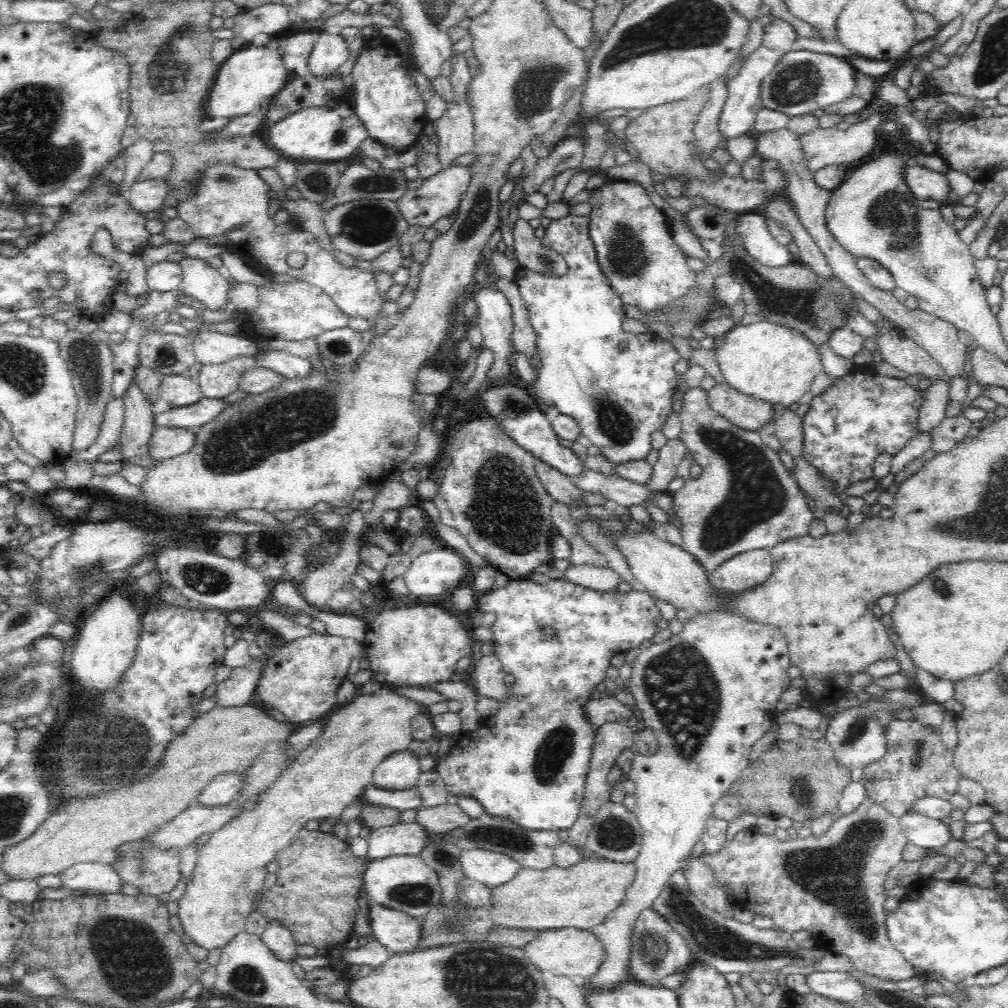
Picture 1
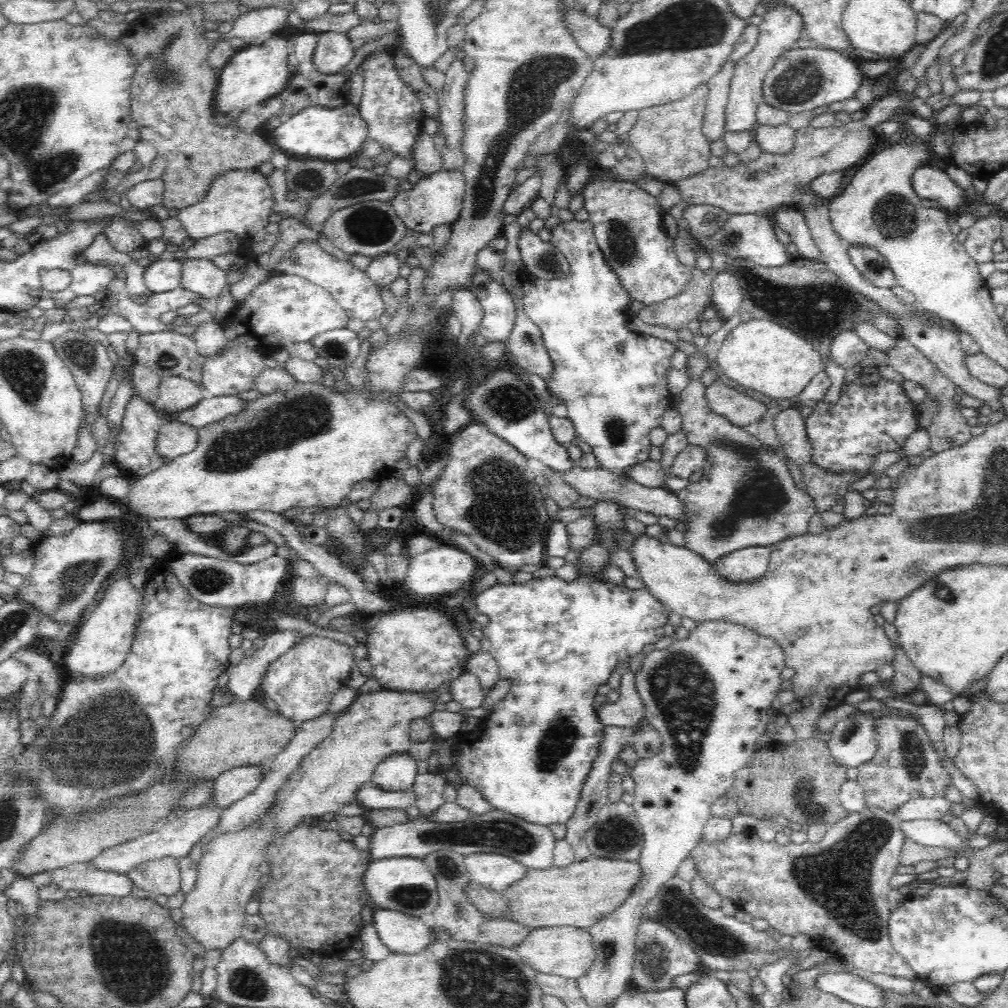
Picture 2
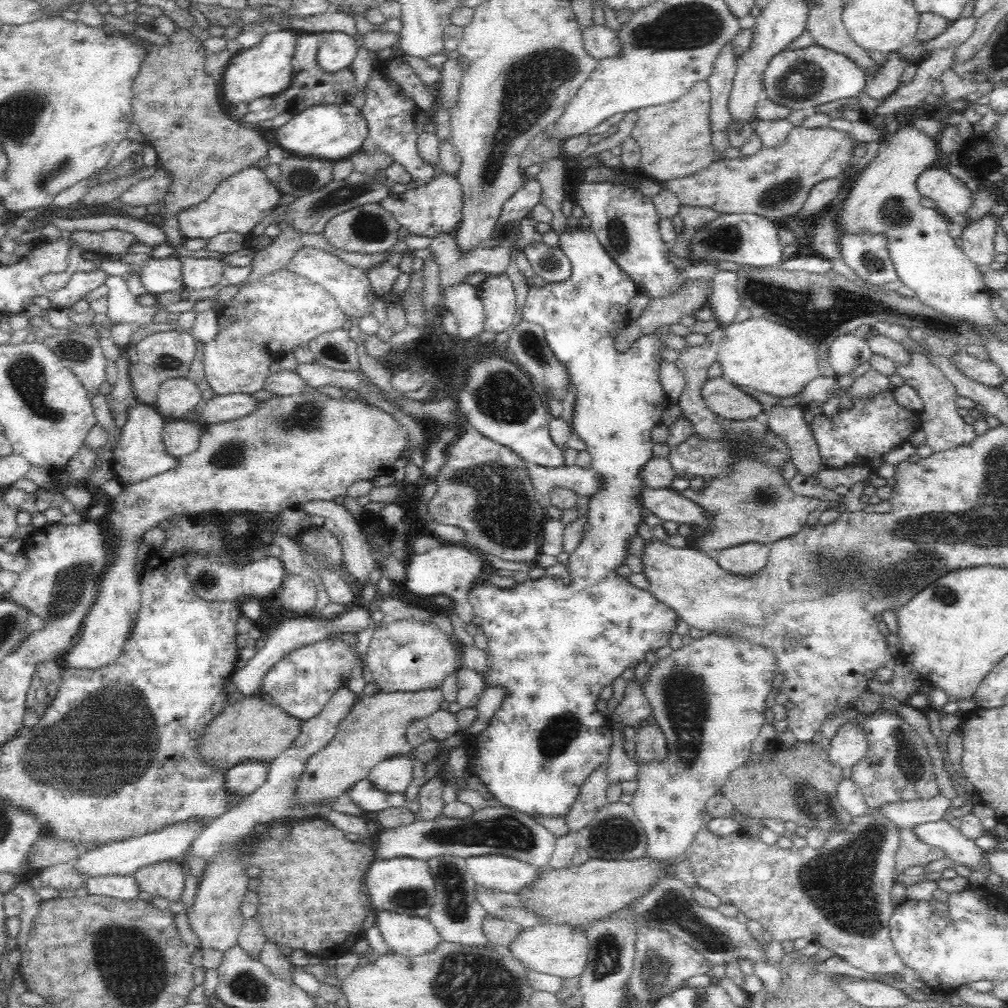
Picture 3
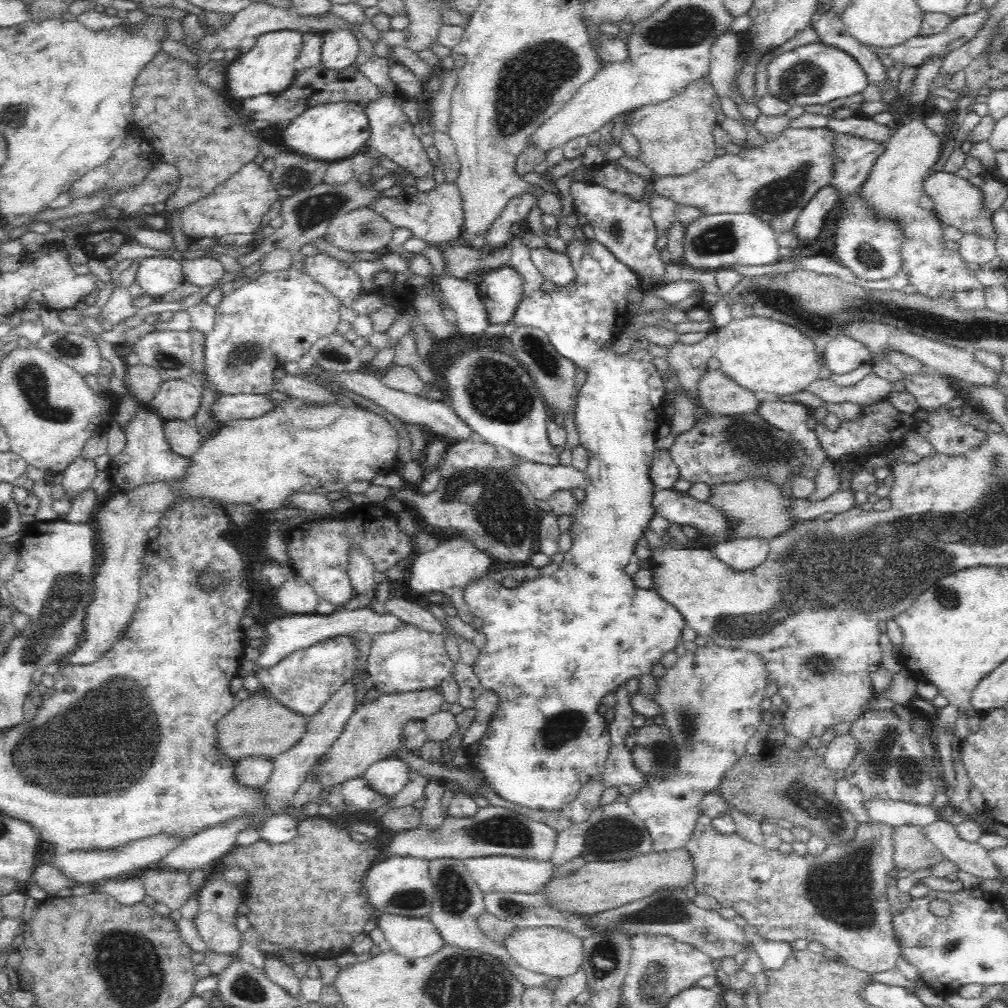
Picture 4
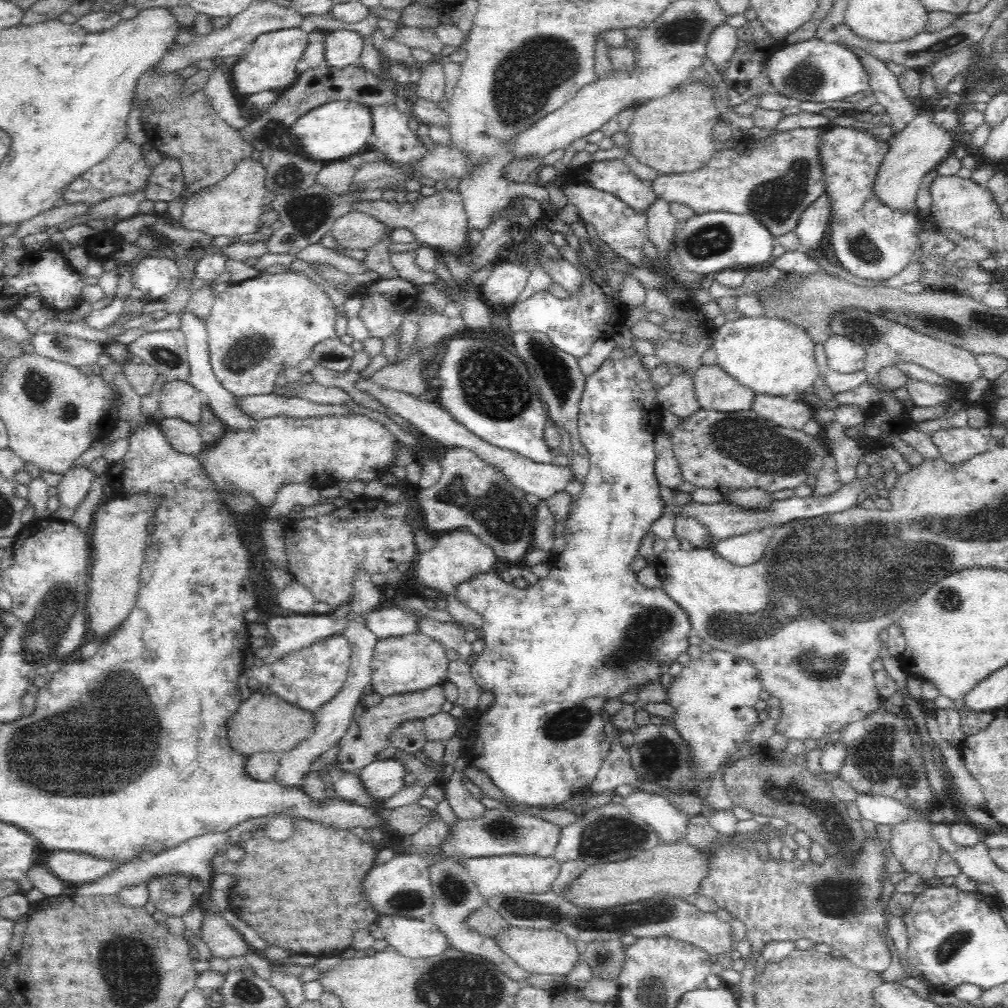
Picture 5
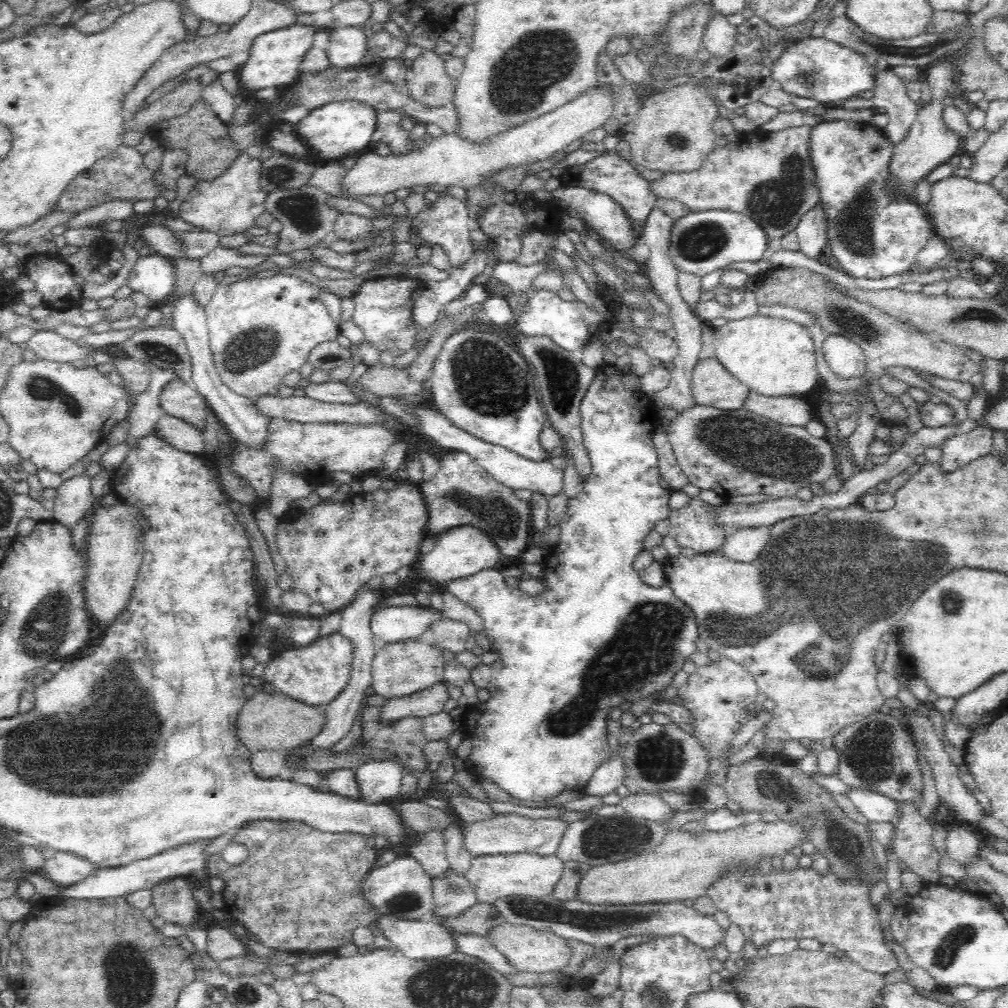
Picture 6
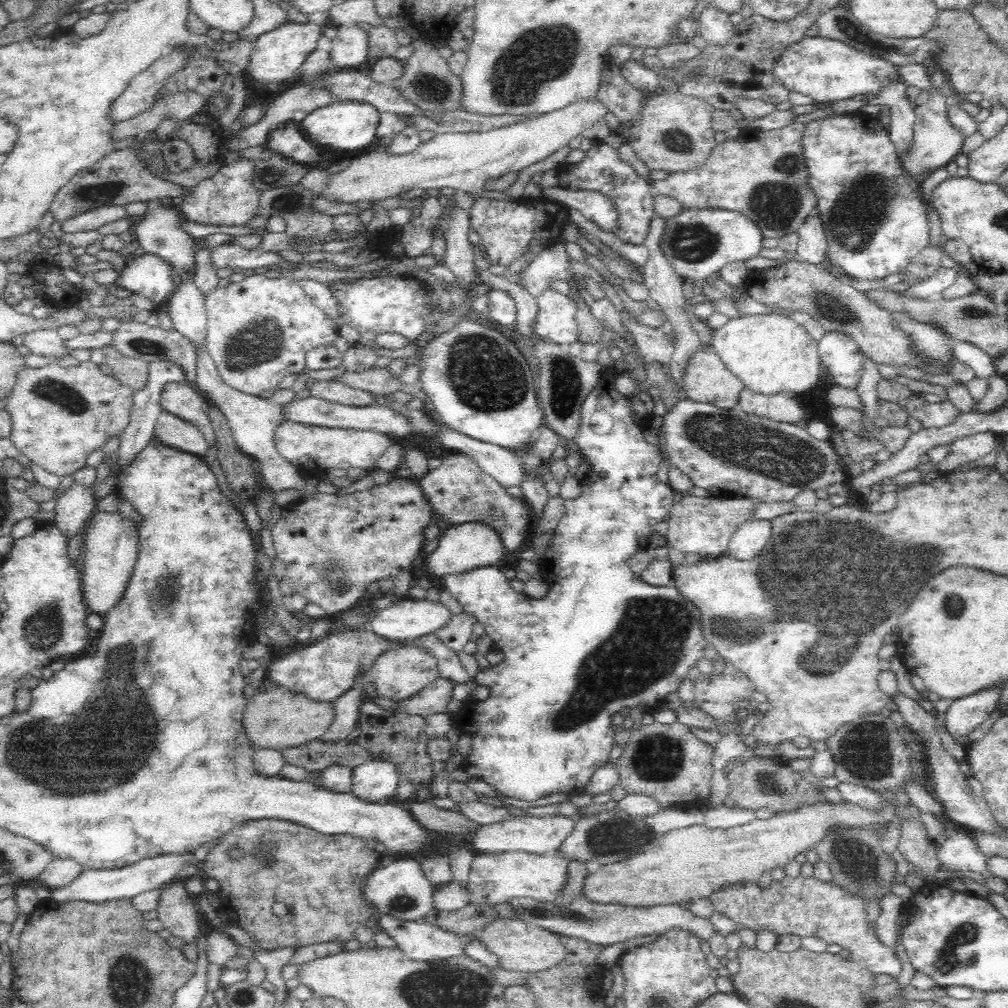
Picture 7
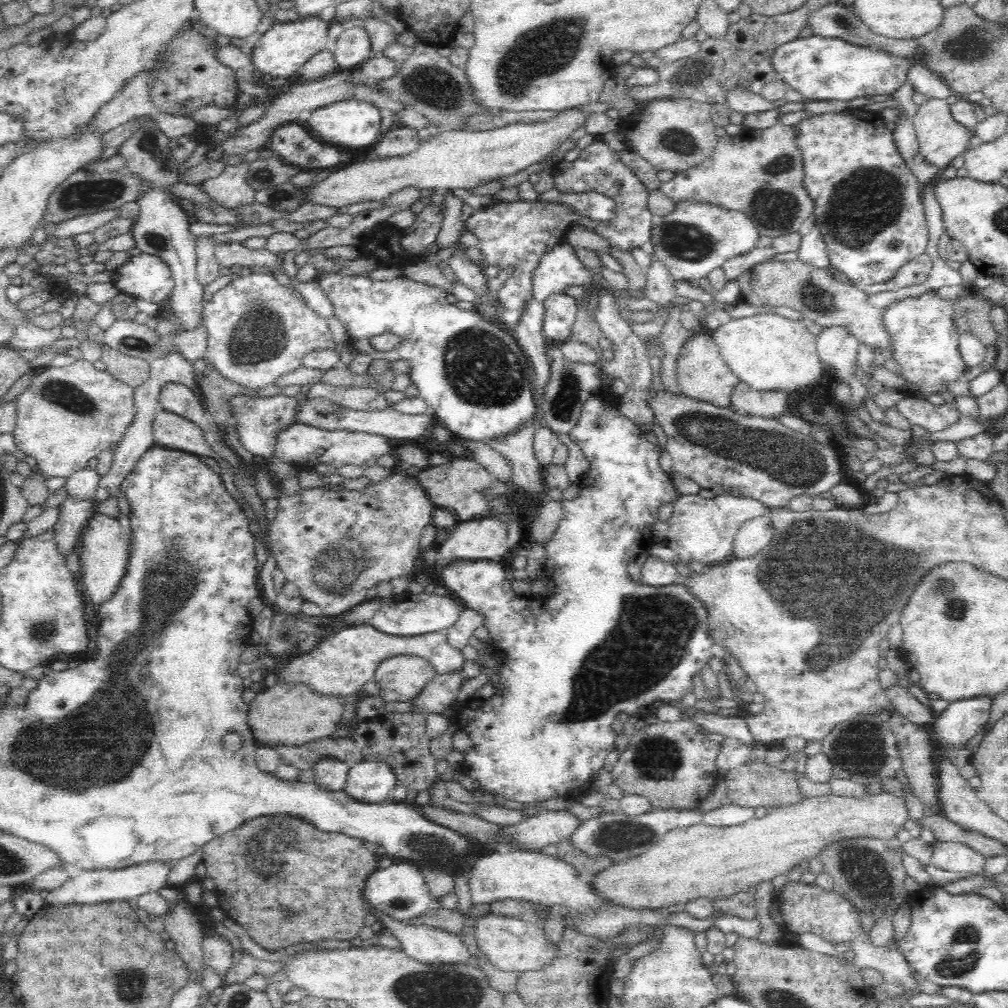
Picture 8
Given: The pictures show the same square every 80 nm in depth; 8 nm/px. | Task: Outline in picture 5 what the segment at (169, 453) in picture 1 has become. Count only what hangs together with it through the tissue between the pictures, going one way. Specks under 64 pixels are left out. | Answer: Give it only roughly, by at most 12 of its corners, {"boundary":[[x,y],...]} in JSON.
{"boundary":[[163,417],[158,427],[174,450],[190,456],[204,444],[196,425]]}

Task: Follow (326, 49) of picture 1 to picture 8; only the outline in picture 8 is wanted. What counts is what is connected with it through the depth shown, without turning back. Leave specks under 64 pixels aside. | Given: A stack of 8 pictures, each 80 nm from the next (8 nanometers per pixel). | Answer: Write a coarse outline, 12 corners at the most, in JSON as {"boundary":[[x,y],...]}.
{"boundary":[[360,23],[348,24],[334,59],[347,72],[370,59],[370,36]]}

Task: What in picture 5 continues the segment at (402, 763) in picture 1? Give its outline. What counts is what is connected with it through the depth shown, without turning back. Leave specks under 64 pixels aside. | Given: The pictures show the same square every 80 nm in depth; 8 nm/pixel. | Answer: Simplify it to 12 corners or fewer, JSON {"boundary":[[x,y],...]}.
{"boundary":[[384,758],[358,773],[374,802],[405,787],[404,765]]}

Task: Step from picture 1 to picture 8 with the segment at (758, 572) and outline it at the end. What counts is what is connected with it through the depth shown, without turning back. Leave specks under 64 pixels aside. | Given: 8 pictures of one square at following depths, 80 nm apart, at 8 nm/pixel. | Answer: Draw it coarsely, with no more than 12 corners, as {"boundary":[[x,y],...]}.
{"boundary":[[768,513],[744,522],[733,558],[758,555],[774,540]]}

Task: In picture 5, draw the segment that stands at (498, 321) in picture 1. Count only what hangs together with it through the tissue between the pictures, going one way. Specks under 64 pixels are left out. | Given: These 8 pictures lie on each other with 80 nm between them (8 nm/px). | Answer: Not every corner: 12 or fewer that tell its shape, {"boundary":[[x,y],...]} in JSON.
{"boundary":[[498,260],[479,289],[487,306],[508,309],[531,270]]}

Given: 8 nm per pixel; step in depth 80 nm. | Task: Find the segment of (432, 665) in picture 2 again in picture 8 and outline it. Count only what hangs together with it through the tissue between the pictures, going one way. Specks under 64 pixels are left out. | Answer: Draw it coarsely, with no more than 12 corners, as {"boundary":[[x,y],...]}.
{"boundary":[[422,657],[376,669],[379,697],[411,702],[436,676]]}

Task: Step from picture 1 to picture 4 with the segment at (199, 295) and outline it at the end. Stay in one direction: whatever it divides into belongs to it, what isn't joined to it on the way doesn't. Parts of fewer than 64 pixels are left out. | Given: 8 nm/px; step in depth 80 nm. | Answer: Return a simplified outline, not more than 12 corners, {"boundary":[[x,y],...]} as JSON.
{"boundary":[[212,256],[181,260],[190,284],[209,286],[224,276]]}

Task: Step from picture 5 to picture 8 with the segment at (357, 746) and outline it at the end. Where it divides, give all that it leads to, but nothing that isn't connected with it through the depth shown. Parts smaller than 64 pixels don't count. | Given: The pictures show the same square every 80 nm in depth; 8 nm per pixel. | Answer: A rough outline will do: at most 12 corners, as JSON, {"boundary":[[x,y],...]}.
{"boundary":[[462,669],[436,674],[413,700],[418,713],[441,713],[462,688]]}

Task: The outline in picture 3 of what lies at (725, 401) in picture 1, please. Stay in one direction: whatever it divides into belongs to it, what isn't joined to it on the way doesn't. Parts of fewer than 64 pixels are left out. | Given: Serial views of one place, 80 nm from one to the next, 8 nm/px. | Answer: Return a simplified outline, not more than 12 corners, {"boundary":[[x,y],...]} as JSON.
{"boundary":[[723,375],[707,377],[702,399],[721,419],[746,420],[764,408]]}

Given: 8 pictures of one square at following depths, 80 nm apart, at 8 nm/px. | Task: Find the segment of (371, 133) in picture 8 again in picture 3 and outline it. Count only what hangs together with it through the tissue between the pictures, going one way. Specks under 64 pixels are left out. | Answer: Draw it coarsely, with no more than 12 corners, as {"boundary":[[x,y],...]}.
{"boundary":[[314,105],[277,129],[283,150],[344,160],[363,152],[356,106]]}

